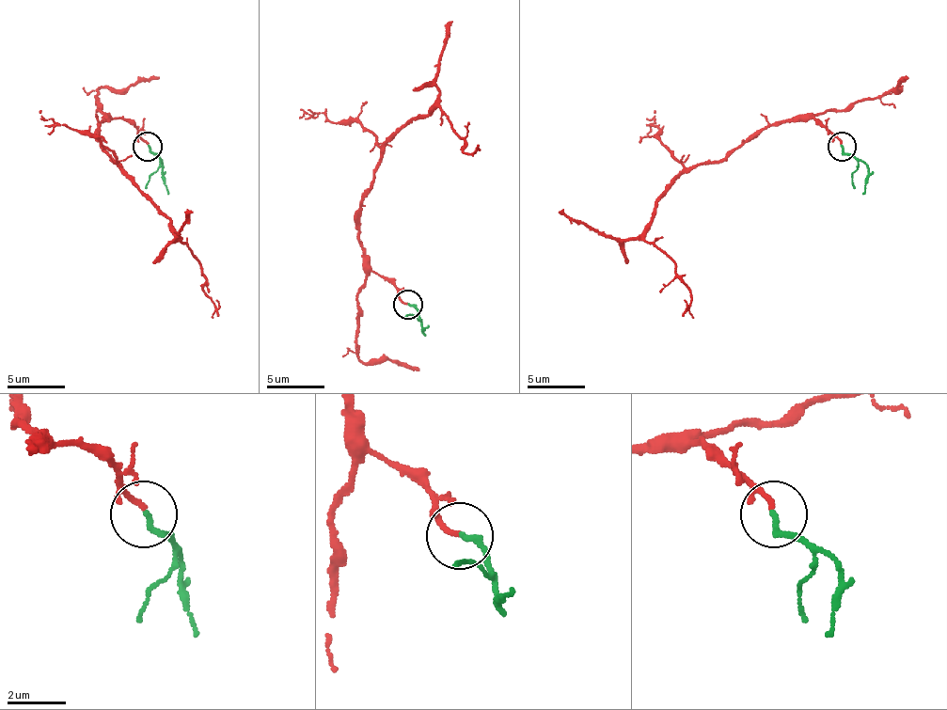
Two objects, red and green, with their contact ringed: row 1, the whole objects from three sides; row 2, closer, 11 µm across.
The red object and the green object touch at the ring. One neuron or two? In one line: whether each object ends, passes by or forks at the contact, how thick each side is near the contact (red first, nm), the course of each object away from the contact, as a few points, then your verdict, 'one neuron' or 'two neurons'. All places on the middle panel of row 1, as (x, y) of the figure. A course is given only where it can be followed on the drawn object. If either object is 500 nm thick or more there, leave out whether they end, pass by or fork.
red ends; green ends; calibres 160 and 200 nm; course red (407, 302), (369, 264), (360, 238), (360, 195), (381, 149), (435, 107), (467, 154), (480, 145); course green (407, 305), (418, 314), (421, 331), (427, 325); one neuron

